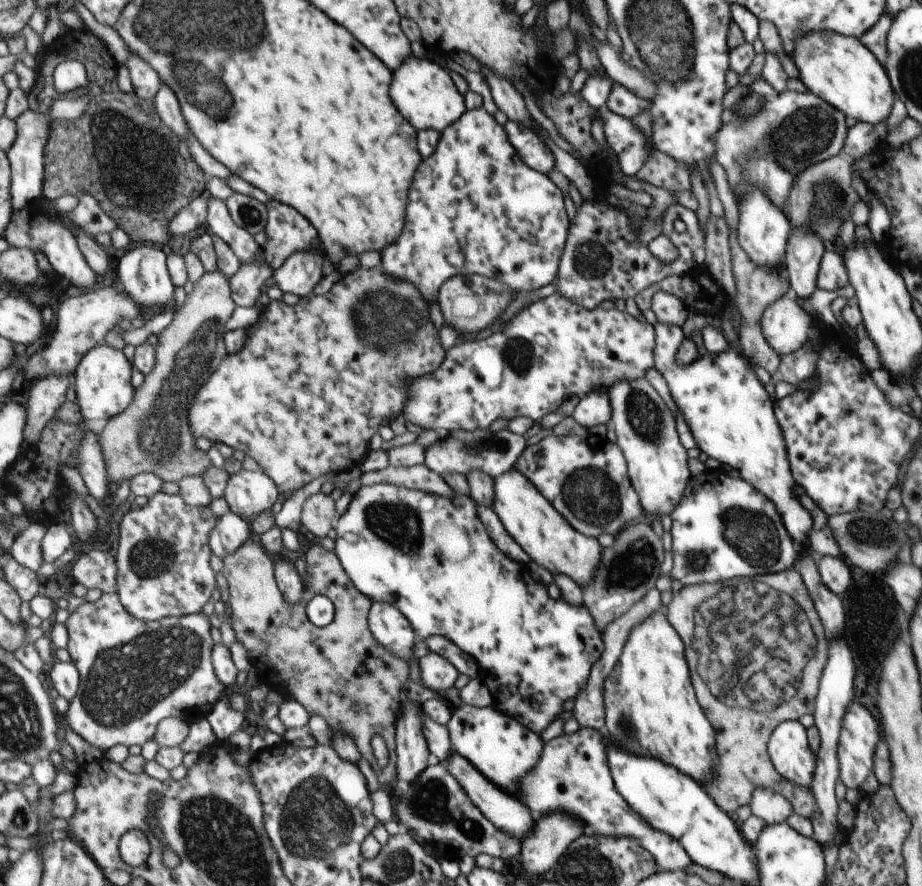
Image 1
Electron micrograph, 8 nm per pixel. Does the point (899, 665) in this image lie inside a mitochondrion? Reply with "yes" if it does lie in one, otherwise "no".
no

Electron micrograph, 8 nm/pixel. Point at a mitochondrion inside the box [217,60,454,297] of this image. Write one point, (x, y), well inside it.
(250, 214)

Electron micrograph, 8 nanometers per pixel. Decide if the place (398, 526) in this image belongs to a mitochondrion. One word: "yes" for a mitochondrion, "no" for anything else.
yes

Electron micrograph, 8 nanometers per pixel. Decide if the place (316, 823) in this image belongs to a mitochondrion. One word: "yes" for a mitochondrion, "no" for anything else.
yes

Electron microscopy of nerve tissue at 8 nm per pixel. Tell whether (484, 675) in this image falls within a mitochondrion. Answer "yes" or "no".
no

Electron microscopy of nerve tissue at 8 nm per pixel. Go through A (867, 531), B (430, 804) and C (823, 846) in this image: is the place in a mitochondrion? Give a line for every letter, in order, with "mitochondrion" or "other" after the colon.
A: mitochondrion
B: mitochondrion
C: other

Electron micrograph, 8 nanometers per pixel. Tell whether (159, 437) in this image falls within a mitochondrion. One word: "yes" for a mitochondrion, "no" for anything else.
yes

